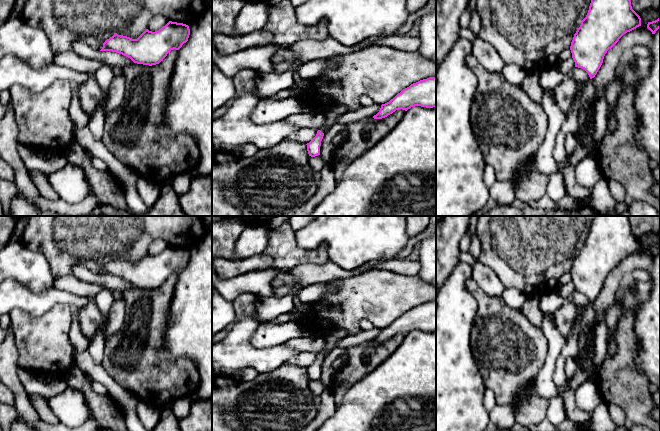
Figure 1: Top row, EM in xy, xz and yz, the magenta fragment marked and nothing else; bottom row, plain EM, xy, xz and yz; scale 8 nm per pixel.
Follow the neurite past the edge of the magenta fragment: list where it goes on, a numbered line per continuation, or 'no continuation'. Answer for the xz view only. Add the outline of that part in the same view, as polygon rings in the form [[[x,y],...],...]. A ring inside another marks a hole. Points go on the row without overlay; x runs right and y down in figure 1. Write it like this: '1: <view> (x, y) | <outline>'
1: xz (331, 336) | [[[327,329],[326,333],[323,335],[325,339],[325,350],[320,355],[325,357],[335,348],[335,344],[347,335],[348,332],[343,329]]]

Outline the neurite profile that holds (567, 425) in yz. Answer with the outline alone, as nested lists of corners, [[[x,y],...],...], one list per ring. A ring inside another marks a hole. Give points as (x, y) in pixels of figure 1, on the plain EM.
[[[545,418],[540,424],[528,427],[528,429],[534,431],[579,431],[580,426],[578,426],[569,419],[566,419],[563,423],[561,423],[558,426],[553,426]]]

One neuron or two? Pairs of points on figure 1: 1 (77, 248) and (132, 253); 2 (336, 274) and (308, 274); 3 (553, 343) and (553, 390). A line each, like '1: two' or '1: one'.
1: one
2: one
3: one

